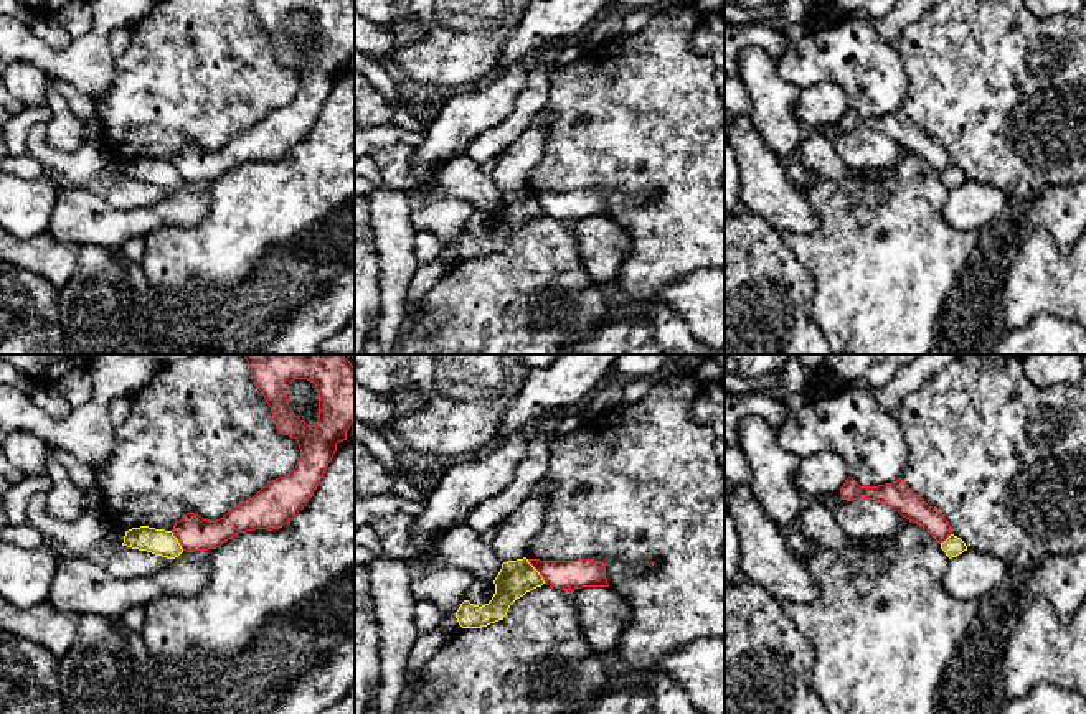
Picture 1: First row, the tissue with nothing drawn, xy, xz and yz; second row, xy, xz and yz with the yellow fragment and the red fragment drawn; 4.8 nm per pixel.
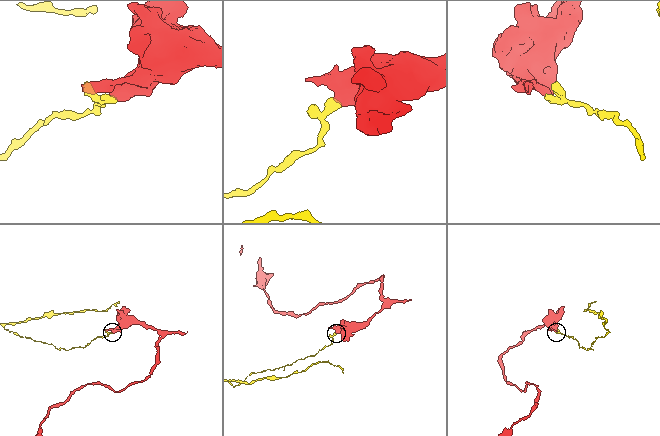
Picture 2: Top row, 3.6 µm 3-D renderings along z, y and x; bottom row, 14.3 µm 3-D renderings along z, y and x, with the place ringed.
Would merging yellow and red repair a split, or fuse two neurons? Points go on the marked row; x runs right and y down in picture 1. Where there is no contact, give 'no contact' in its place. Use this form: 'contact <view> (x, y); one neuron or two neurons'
contact xz (537, 571); two neurons

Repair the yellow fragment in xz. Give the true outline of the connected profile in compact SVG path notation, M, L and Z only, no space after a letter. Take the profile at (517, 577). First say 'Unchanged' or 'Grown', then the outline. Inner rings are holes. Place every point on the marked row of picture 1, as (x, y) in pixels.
Unchanged. M526 557L502 564L493 580L495 594L492 600L482 607L464 600L456 612L456 618L462 628L482 628L503 620L510 605L526 592L545 584L540 572Z

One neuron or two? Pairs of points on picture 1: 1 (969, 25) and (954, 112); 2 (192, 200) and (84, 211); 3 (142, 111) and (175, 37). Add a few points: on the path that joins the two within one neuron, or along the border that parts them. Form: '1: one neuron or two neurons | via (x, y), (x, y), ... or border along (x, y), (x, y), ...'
1: one neuron | via (969, 46), (969, 91)
2: one neuron | via (165, 213), (146, 220), (111, 220)
3: one neuron | via (160, 93), (175, 78), (175, 55)

